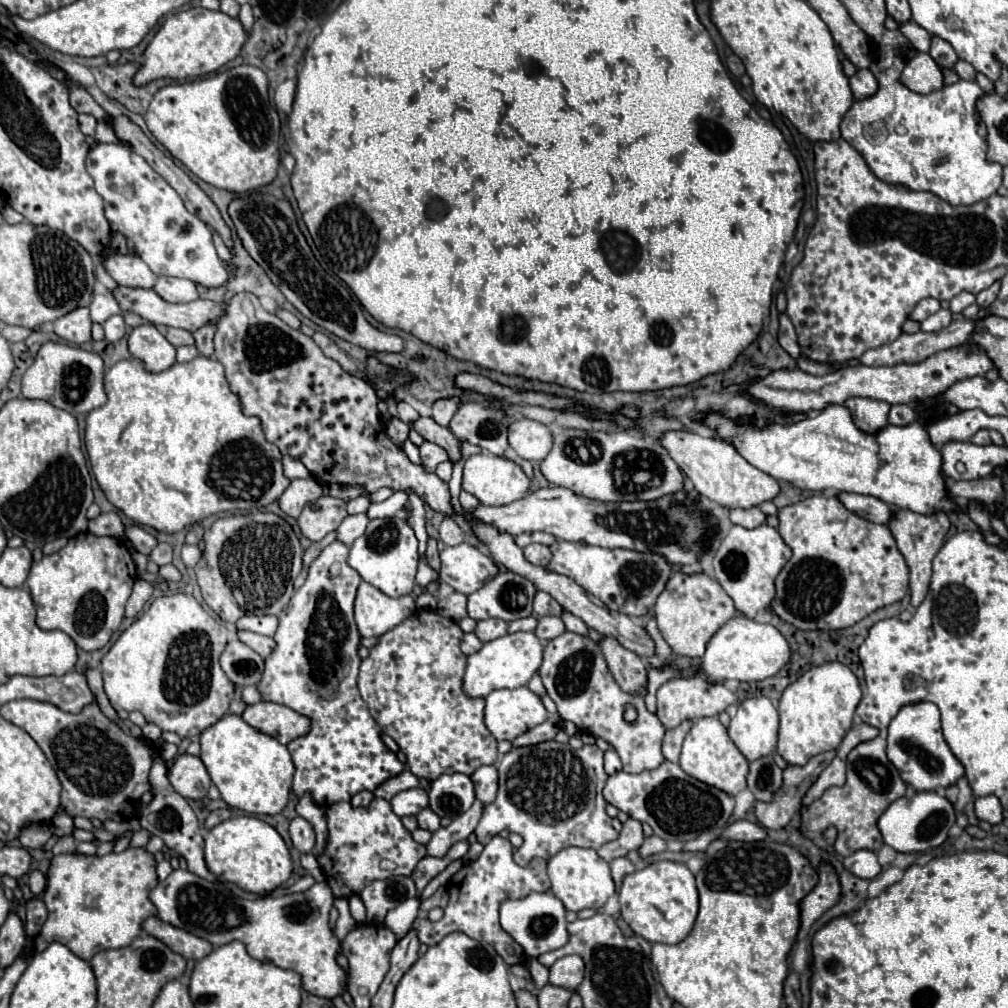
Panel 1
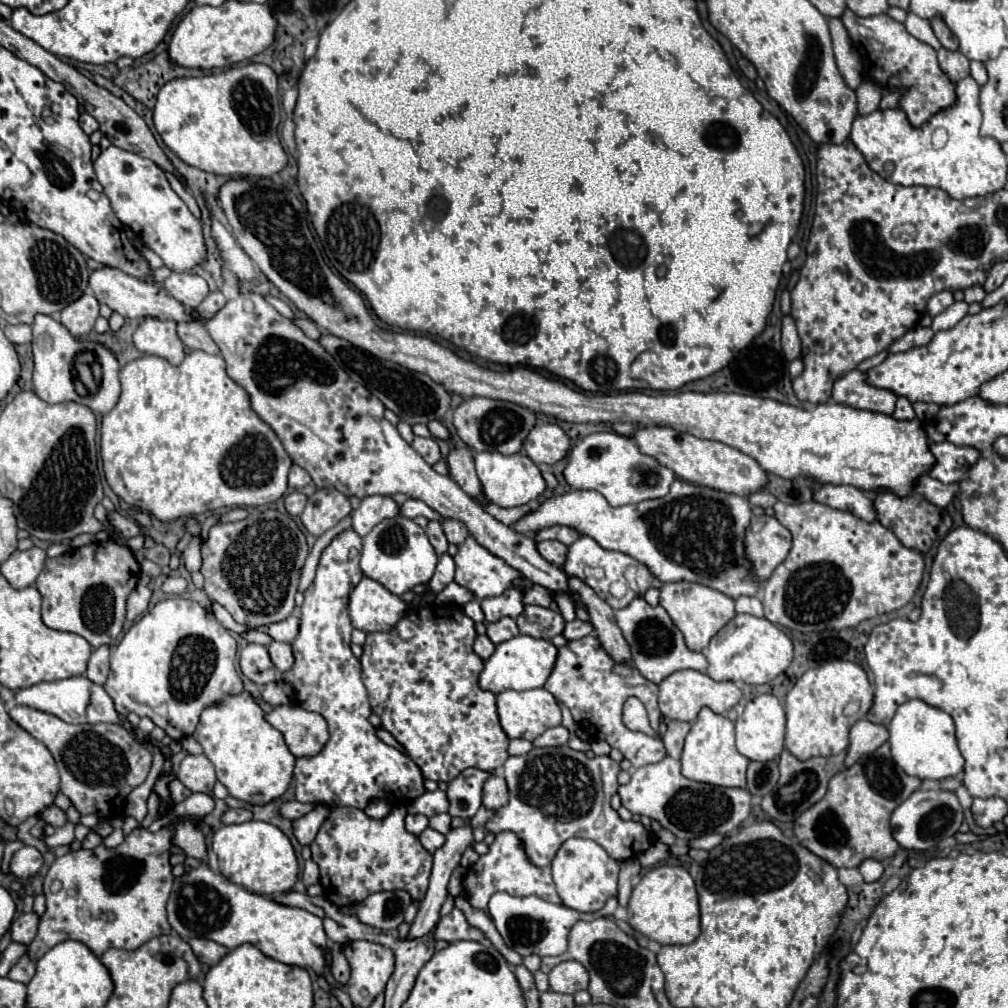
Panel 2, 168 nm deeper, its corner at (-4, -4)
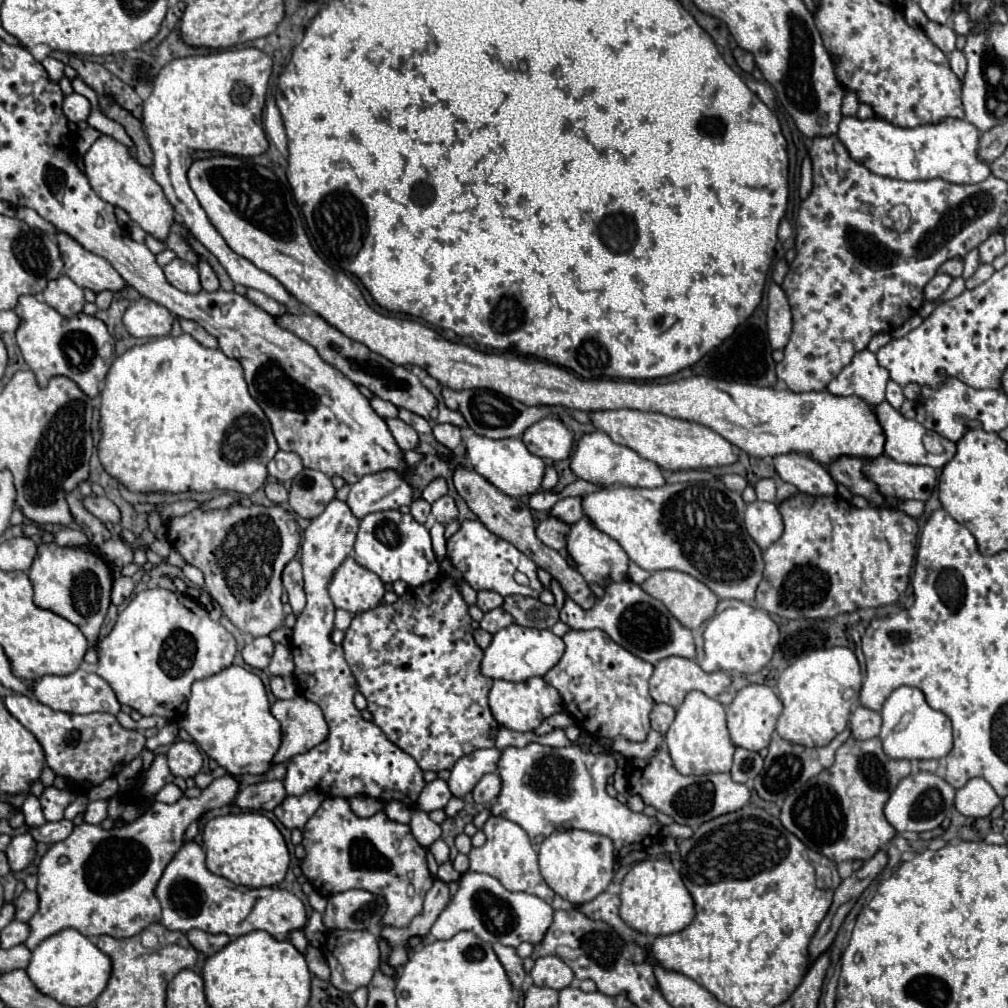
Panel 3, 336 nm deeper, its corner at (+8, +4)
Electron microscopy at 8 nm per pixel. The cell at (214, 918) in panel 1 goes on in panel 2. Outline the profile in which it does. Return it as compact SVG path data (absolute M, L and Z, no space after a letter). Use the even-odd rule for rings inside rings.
M208 866L194 868L174 880L168 904L168 922L180 938L208 938L228 950L248 942L262 950L268 958L274 958L288 966L302 966L312 970L314 976L324 976L328 938L324 932L322 918L292 906L282 906L268 896L252 894L224 876L212 872Z

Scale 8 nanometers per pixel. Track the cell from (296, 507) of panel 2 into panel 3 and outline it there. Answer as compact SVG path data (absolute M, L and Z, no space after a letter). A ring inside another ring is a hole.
M268 482L264 490L266 490L268 500L272 500L276 504L282 504L282 502L288 500L288 492L286 492L286 488L280 482Z

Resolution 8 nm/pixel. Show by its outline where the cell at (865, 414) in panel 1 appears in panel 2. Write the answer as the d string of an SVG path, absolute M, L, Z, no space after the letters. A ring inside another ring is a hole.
M848 372L834 382L832 398L846 406L854 406L860 410L874 410L880 414L892 414L896 396L888 390L874 388L866 384L866 376L862 372Z

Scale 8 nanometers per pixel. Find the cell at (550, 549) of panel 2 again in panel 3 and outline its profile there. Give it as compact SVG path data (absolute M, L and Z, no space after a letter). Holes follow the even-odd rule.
M548 516L546 520L542 520L536 528L536 536L552 550L558 550L558 552L566 552L566 538L568 538L568 532L570 532L570 524L554 518L554 516Z

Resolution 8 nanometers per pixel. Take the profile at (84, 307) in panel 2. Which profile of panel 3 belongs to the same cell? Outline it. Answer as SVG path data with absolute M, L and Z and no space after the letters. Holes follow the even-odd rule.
M62 274L62 278L56 278L54 282L46 284L46 290L42 292L42 298L48 306L58 310L62 316L70 318L78 312L82 312L86 300L84 290L76 286L68 276Z

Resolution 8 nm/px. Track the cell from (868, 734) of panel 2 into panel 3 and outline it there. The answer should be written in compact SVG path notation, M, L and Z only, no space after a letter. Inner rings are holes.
M858 706L850 716L850 728L852 728L852 736L858 738L858 740L868 740L868 738L878 736L878 732L880 732L880 712Z

